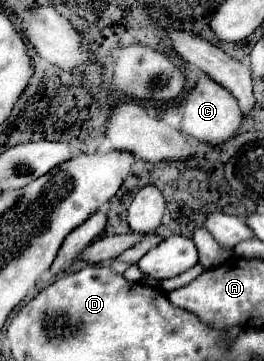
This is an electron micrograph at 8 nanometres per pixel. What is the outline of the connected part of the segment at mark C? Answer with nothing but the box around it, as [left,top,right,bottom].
[180,76,242,146]

